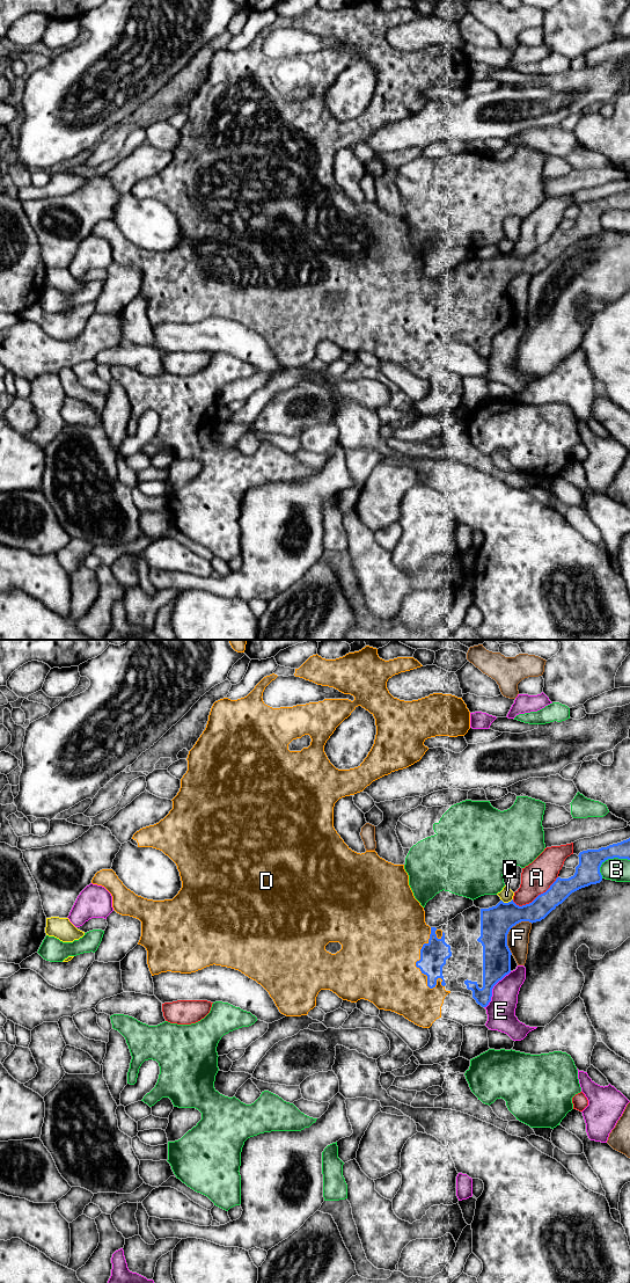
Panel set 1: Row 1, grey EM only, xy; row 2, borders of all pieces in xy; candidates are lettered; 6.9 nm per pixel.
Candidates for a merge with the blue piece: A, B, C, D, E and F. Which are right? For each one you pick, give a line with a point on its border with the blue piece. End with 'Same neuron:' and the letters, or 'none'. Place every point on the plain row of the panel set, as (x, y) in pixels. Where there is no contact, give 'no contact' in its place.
D: xy (420, 308)
Same neuron: D

